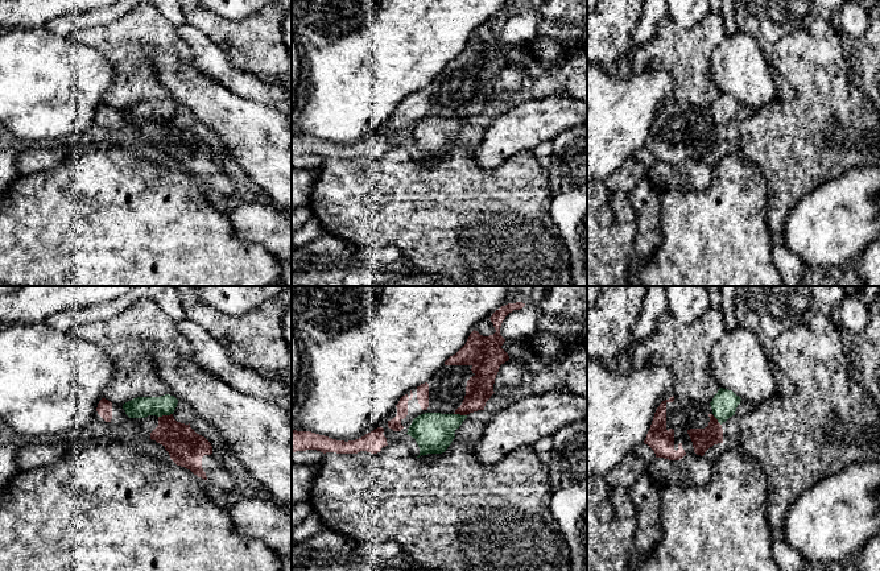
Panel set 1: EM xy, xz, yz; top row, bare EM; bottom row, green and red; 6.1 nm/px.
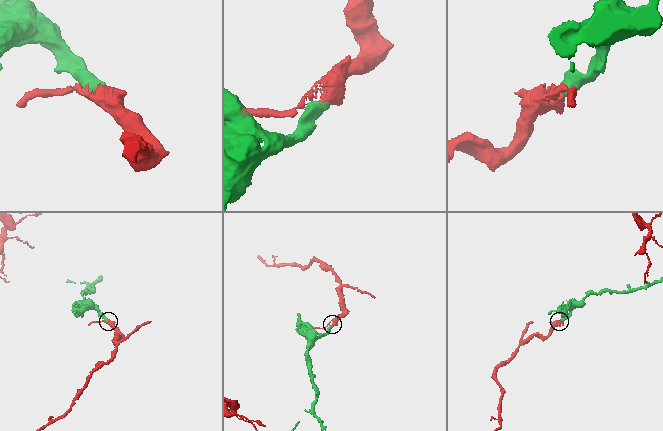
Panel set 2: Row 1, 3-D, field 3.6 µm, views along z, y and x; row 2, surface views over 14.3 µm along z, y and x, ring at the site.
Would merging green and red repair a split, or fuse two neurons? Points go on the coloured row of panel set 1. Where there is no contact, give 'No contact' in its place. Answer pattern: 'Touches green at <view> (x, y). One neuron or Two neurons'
Touches green at xy (165, 414). Two neurons

